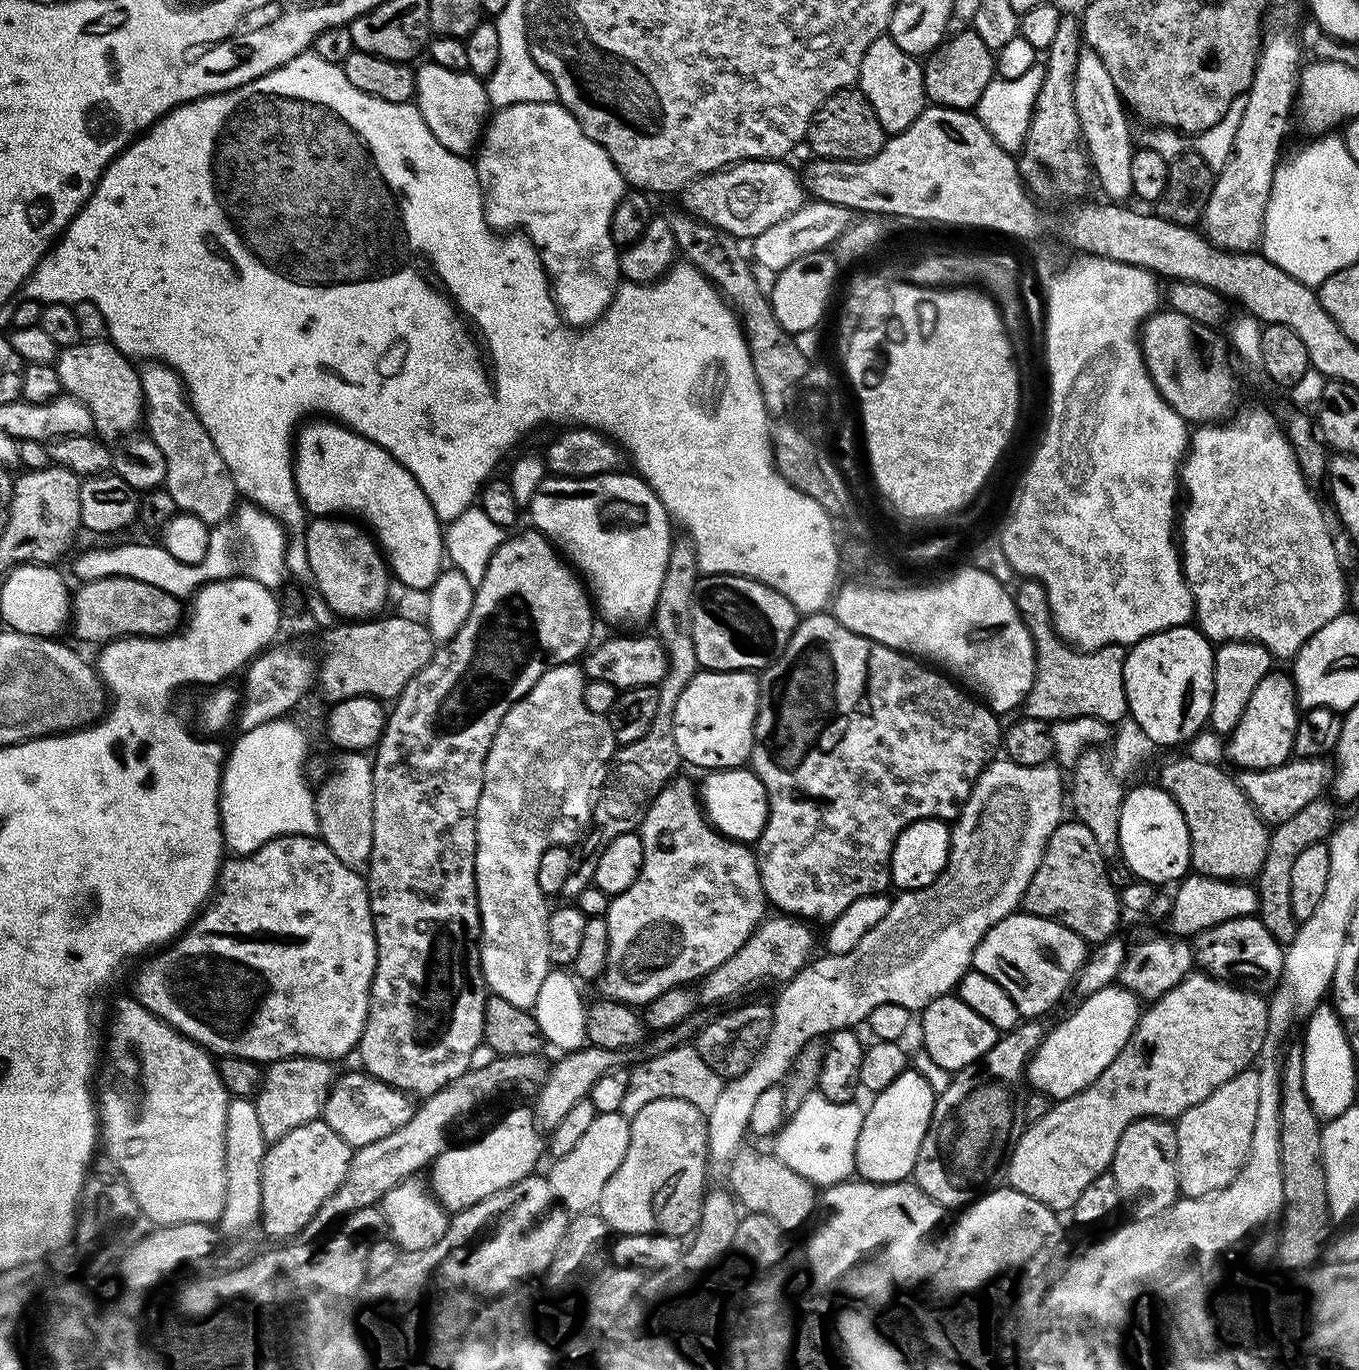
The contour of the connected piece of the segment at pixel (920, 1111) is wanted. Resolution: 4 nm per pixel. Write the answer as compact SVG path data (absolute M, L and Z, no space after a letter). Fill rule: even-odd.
M905 1070L902 1074L898 1074L898 1078L894 1078L894 1082L890 1082L890 1086L886 1086L881 1092L875 1093L871 1097L872 1105L864 1108L864 1121L862 1122L862 1130L858 1130L858 1146L856 1147L856 1171L855 1175L861 1180L869 1180L875 1184L899 1184L907 1181L909 1177L915 1173L916 1163L918 1162L918 1150L922 1146L922 1138L926 1138L926 1130L932 1121L932 1111L936 1105L937 1089L932 1089L932 1084L920 1072L912 1072L913 1070Z

